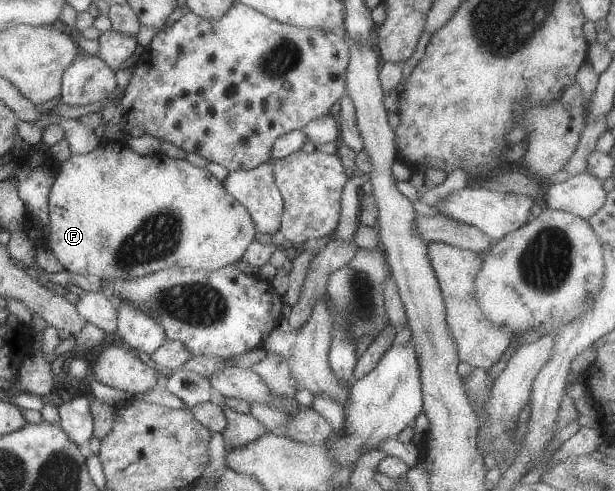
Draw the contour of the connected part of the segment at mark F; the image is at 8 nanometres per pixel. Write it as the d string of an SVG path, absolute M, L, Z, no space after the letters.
M102 140L91 152L84 155L69 155L69 158L60 162L59 166L48 194L48 226L45 228L43 236L47 238L48 250L67 272L83 276L91 274L101 280L127 280L142 277L170 266L212 271L239 261L243 252L247 250L247 246L254 240L256 230L249 211L240 202L237 202L237 199L224 189L222 182L205 167L195 167L186 159L174 159L165 156L162 152L140 155L135 153L129 145L123 146L121 140L119 142Z

